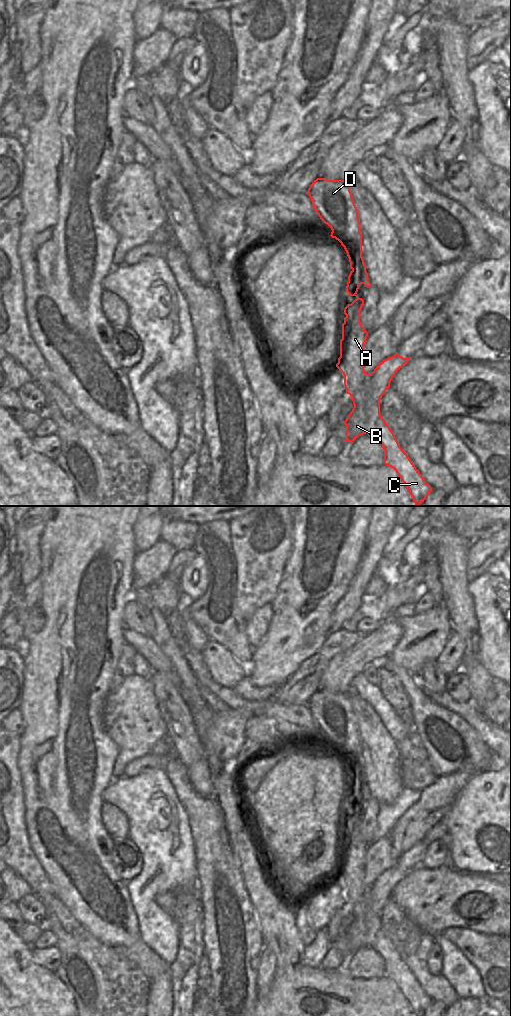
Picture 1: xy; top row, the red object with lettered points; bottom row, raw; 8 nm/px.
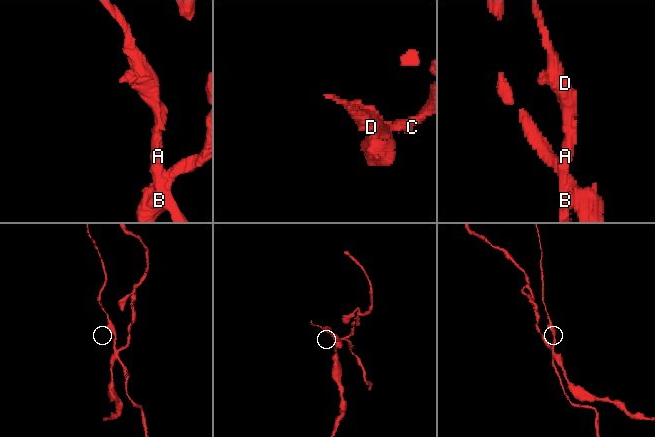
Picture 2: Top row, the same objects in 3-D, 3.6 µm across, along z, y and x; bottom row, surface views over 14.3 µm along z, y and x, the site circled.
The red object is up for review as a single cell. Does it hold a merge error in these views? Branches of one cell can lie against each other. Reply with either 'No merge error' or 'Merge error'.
Merge error

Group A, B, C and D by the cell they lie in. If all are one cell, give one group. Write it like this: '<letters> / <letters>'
A C D / B

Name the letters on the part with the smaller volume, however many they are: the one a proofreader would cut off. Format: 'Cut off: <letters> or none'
Cut off: A, C, D

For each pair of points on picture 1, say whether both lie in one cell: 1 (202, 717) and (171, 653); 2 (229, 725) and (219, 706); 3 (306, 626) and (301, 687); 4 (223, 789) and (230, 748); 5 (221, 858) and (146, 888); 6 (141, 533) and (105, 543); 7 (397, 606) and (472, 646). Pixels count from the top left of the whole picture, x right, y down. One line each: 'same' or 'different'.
1: same
2: different
3: different
4: different
5: different
6: different
7: different

